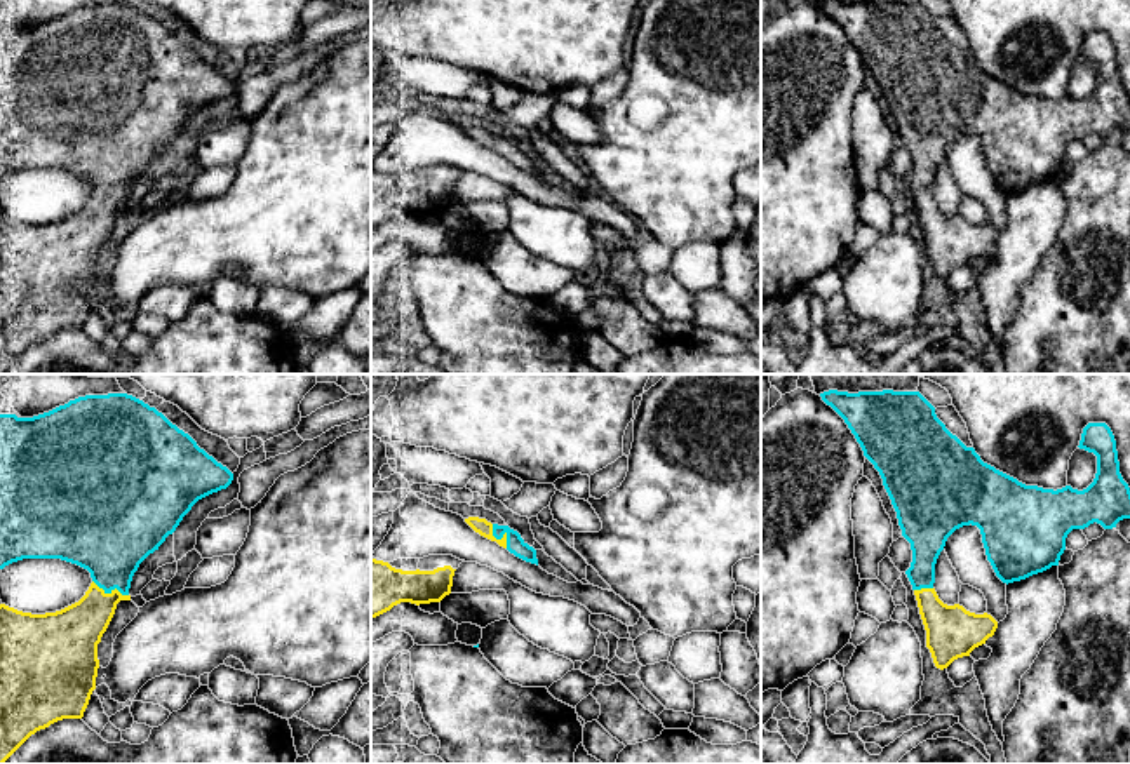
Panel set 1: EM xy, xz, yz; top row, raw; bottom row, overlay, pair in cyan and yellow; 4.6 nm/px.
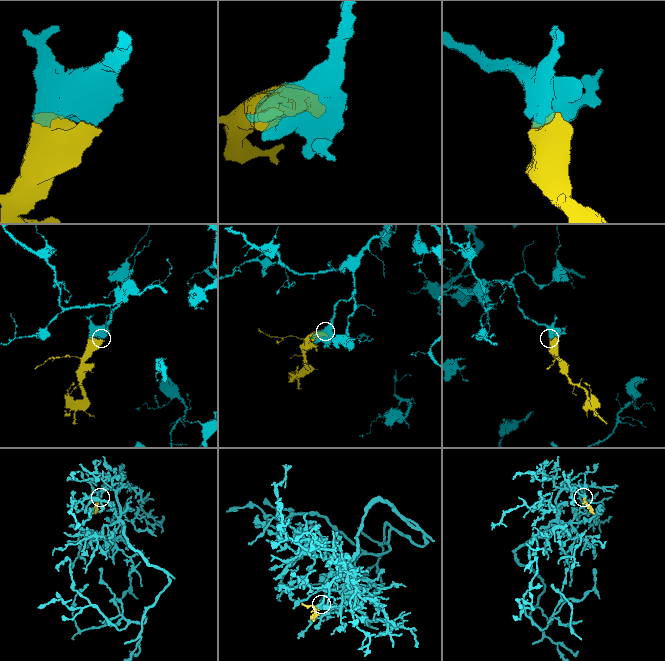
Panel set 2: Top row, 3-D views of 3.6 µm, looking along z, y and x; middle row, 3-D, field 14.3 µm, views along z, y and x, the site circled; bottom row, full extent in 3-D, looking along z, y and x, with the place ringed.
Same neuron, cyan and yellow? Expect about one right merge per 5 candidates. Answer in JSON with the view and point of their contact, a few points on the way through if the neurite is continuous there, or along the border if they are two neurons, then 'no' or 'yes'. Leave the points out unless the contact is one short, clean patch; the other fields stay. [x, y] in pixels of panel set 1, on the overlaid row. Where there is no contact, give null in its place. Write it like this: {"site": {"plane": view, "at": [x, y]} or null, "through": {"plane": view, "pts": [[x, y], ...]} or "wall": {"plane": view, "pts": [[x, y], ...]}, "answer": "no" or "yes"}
{"site": {"plane": "xz", "at": [498, 538]}, "answer": "yes"}

